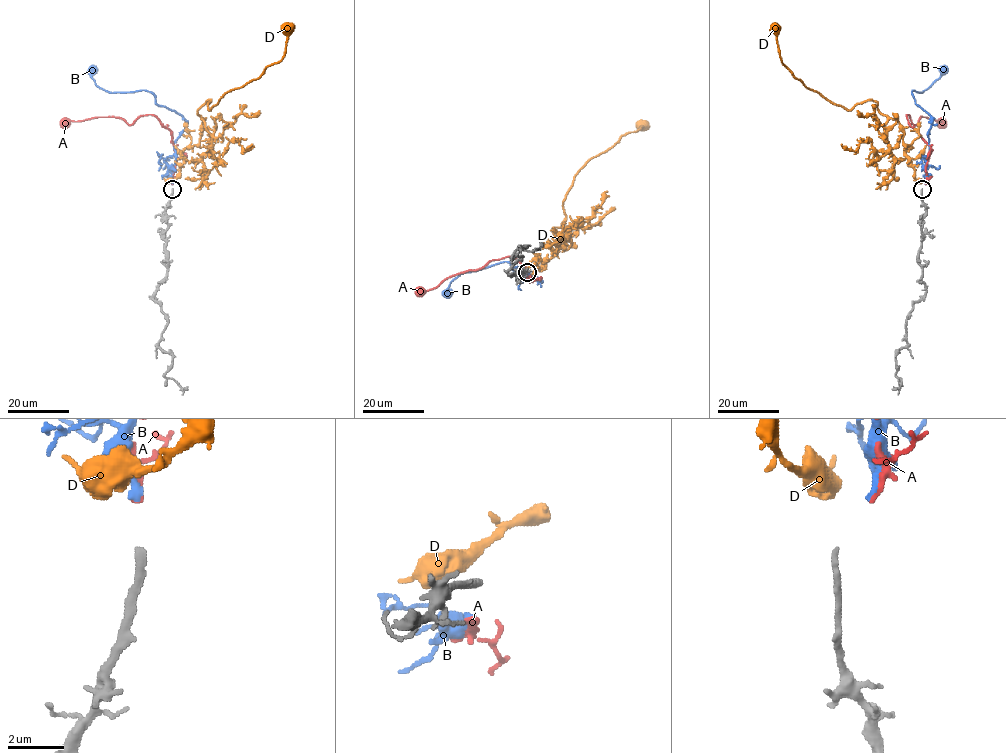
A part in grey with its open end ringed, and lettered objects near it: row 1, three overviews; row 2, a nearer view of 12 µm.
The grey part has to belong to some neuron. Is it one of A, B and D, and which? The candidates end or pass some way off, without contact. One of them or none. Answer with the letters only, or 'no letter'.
B

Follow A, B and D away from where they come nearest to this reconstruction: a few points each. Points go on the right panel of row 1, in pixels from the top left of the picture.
A: (925, 184), (930, 148), (908, 122), (906, 114), (913, 124), (920, 117), (940, 122)
B: (925, 184), (927, 131), (932, 117), (915, 103), (911, 92), (922, 93), (940, 76), (946, 66)
D: (920, 183), (899, 123), (873, 100), (846, 110), (809, 89), (782, 63), (774, 28)

